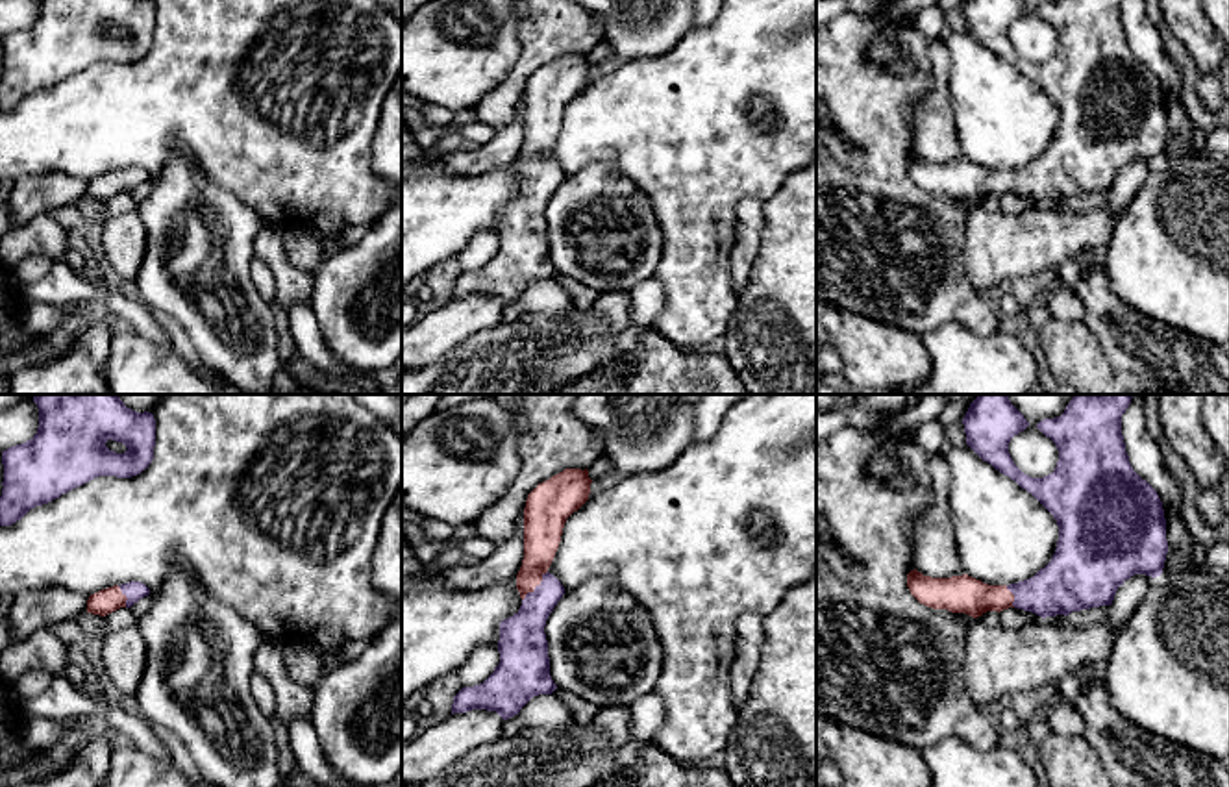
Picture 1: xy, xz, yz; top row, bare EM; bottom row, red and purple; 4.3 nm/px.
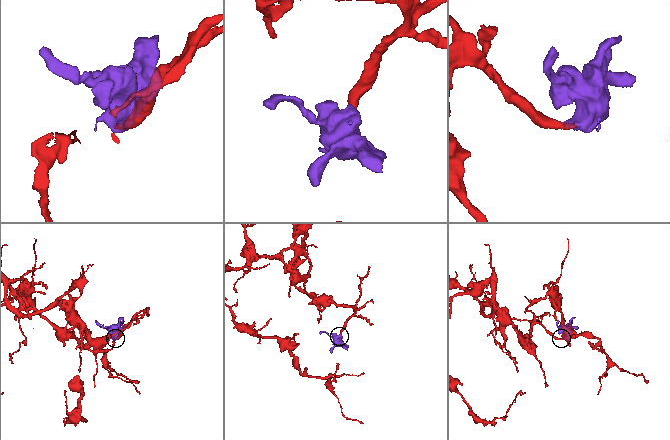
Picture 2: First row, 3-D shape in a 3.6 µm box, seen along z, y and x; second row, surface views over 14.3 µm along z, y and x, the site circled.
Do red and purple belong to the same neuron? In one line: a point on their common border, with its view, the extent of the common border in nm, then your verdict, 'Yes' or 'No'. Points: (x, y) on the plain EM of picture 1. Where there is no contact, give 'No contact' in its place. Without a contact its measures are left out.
Touches red at xz (535, 171). Shared border 170 nm. Yes

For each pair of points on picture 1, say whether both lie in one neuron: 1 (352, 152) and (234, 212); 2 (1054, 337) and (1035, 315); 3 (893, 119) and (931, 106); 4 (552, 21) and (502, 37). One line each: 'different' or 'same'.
1: different
2: different
3: different
4: different

